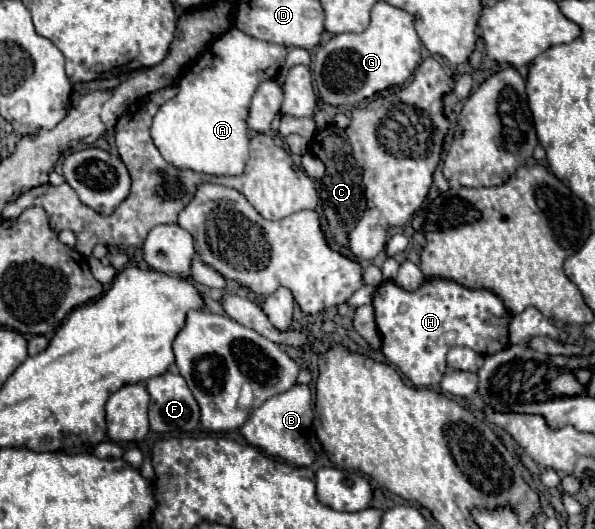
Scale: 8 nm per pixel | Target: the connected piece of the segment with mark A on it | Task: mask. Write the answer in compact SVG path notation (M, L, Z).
M231 26L215 38L179 80L179 92L153 116L151 138L161 156L177 166L215 176L237 176L249 158L247 114L261 80L275 78L287 48L247 36Z

